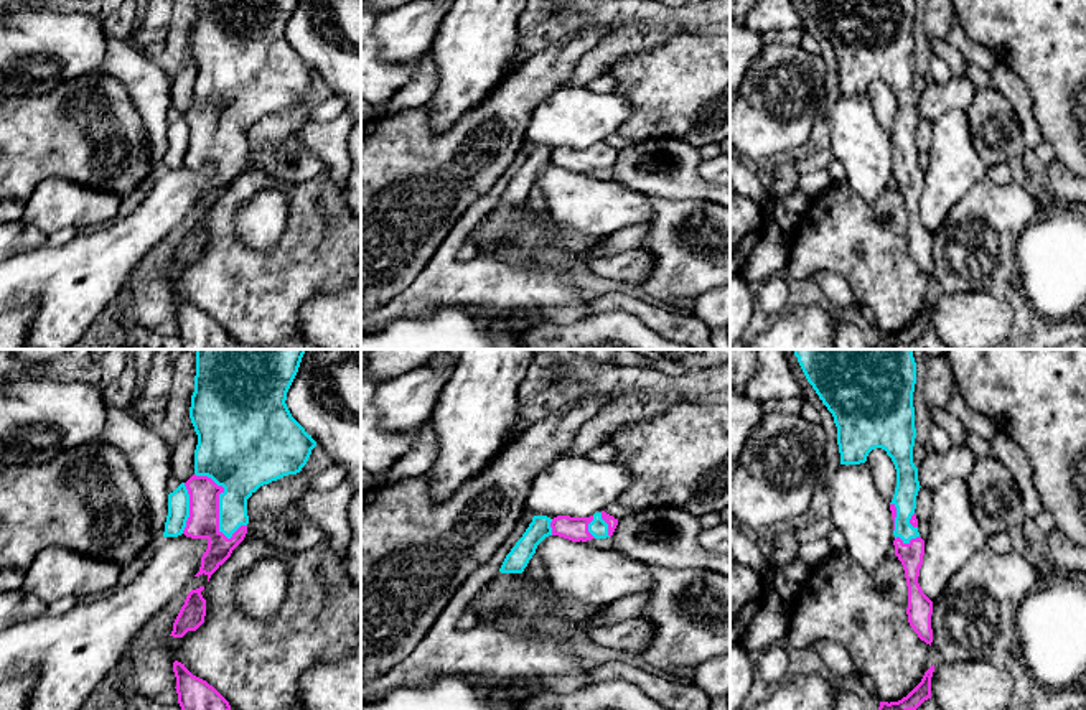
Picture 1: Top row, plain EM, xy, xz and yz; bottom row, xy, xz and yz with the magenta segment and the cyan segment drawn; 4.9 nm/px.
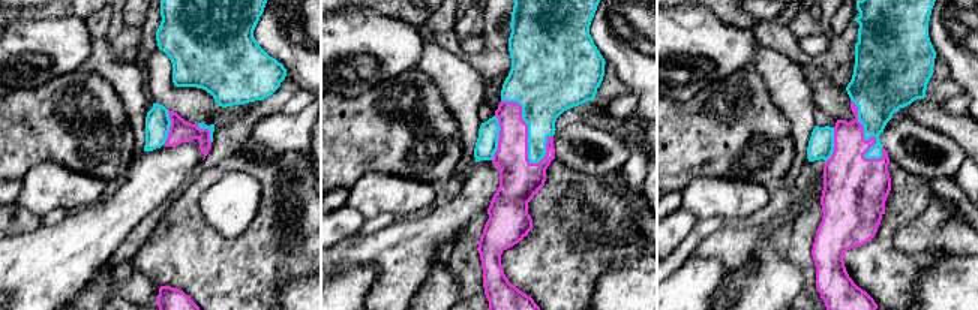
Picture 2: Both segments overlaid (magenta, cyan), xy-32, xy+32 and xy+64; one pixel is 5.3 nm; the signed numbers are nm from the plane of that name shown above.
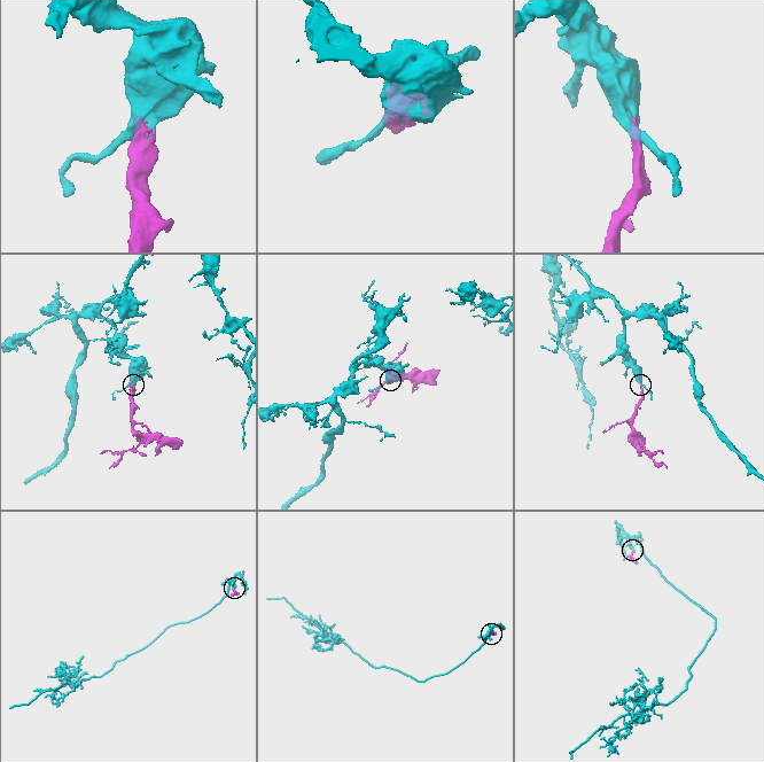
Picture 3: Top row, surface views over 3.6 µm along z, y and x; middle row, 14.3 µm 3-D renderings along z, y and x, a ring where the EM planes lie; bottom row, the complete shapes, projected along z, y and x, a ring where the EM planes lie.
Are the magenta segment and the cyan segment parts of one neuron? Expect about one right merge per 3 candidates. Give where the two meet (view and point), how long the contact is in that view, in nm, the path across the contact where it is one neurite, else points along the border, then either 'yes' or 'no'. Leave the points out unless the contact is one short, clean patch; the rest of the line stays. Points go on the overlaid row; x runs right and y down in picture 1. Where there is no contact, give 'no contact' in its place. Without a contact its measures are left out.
xy (218, 499) | 360 nm | across xy (203, 523), (203, 514), (218, 499), (226, 471), (239, 453) | yes

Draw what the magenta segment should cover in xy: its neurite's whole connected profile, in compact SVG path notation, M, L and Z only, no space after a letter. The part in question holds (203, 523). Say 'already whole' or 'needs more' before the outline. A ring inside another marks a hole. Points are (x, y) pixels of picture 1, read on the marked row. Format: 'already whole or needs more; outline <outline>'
needs more; outline M196 349L194 392L190 418L198 435L194 474L168 494L163 537L185 534L206 539L208 549L194 577L211 575L231 557L247 534L247 499L264 484L297 474L307 465L316 441L292 417L285 400L307 349Z

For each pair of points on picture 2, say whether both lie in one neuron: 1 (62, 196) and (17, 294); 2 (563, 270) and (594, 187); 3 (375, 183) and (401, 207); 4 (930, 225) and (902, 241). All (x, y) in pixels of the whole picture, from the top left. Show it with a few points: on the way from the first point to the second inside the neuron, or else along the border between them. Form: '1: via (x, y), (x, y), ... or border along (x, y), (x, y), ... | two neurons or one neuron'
1: border along (101, 198), (71, 211) | two neurons
2: via (548, 238), (543, 195), (563, 178) | one neuron
3: via (381, 189), (395, 201) | one neuron
4: via (923, 232), (909, 238) | one neuron

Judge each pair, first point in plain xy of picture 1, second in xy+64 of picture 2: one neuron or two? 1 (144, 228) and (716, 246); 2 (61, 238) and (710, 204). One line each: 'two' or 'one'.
1: one
2: two

